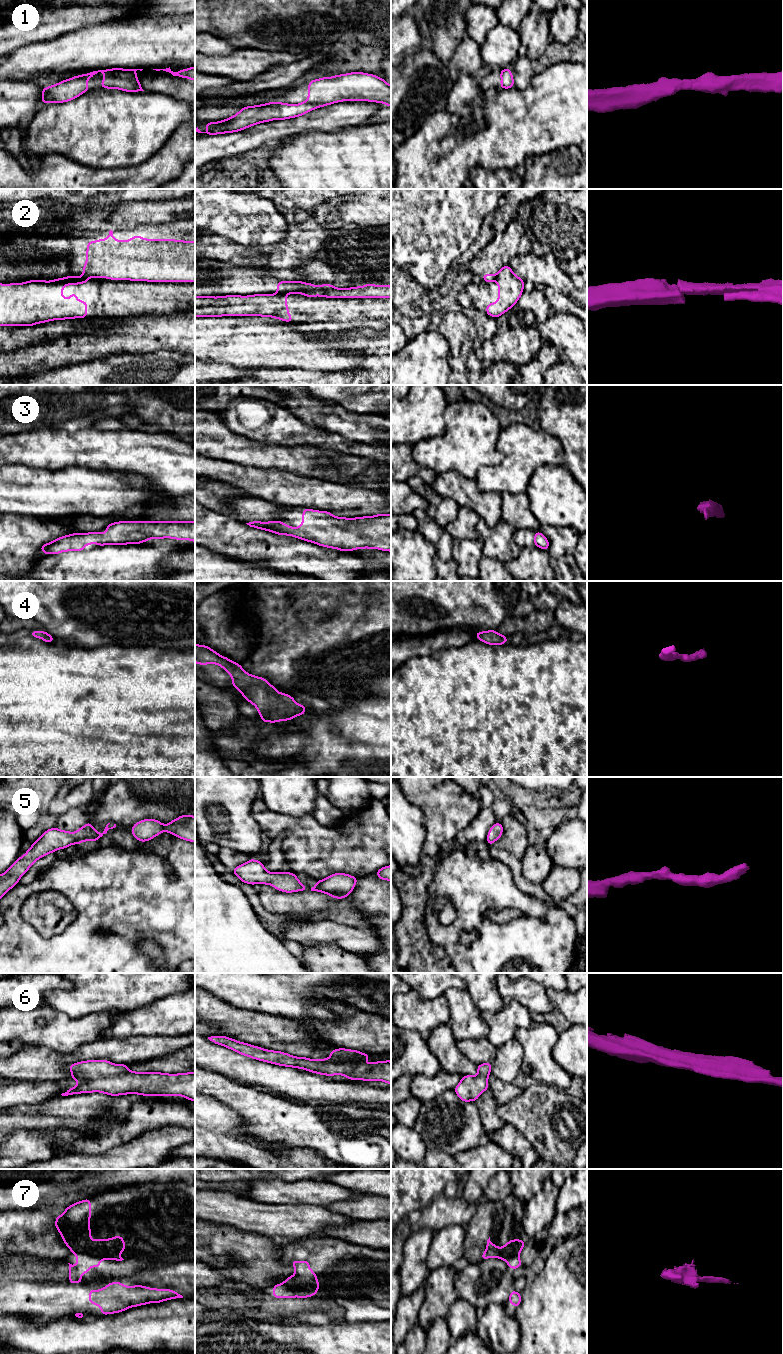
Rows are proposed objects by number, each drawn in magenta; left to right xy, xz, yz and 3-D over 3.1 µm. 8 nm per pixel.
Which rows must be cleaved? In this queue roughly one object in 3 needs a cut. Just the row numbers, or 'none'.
2, 7

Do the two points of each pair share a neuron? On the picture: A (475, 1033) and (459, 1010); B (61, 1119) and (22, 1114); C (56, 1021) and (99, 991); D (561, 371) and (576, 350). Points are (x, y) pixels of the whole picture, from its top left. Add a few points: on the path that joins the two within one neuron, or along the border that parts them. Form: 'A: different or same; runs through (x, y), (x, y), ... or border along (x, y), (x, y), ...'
A: same; runs through (472, 1027), (465, 1016)
B: same; runs through (51, 1117), (32, 1117)
C: different; border along (43, 1006), (52, 1007), (73, 1019), (89, 1015)
D: different; border along (568, 361), (575, 367)

